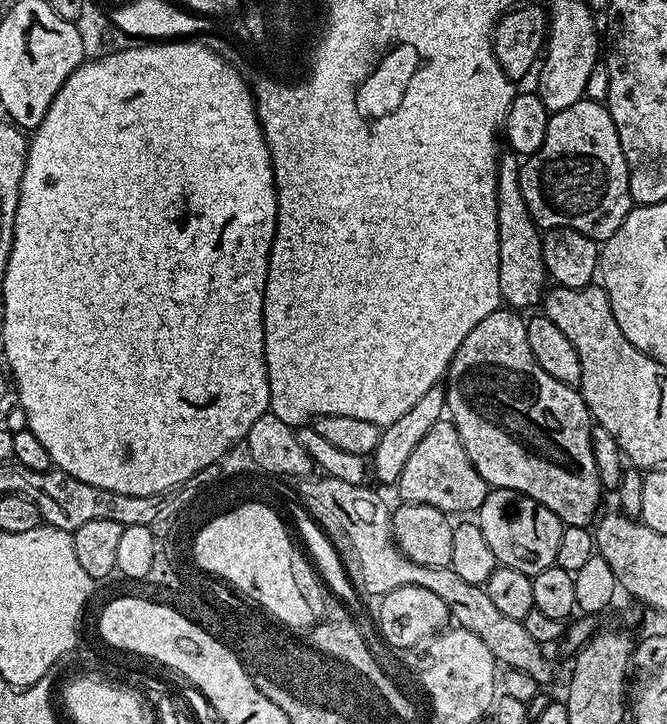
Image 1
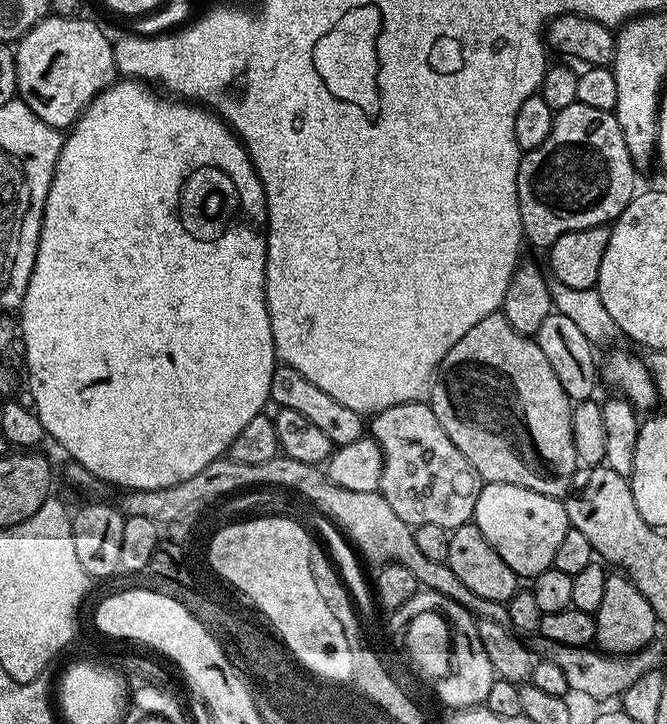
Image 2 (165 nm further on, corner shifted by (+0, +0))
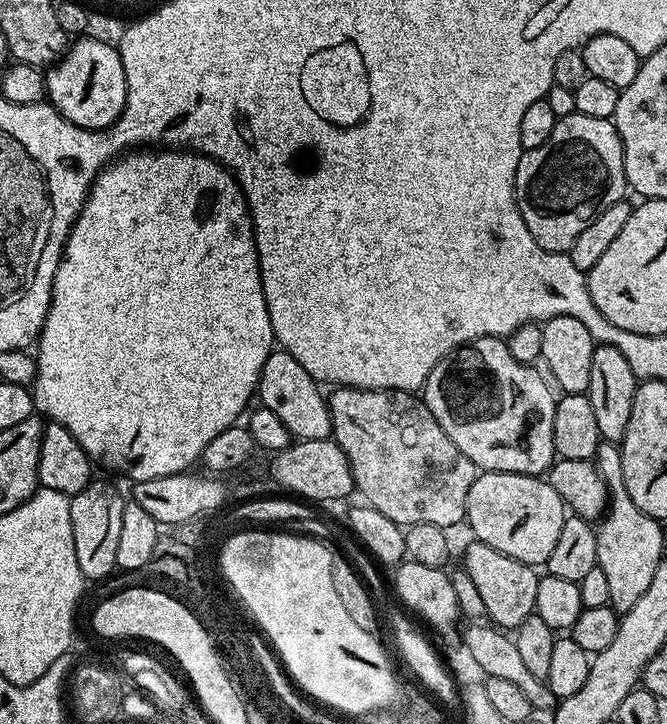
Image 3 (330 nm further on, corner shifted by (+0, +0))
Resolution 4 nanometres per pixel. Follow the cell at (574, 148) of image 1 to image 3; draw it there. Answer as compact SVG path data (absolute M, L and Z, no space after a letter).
M581 112L559 117L550 138L542 146L521 151L516 171L516 205L538 246L547 252L567 253L574 246L574 238L614 202L625 199L628 183L624 177L624 155L618 130L611 120L590 118Z

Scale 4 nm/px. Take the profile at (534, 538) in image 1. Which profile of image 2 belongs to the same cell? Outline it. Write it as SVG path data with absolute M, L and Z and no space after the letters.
M485 483L478 494L474 522L478 526L478 530L482 530L486 542L490 542L490 546L494 546L494 550L498 550L502 562L506 562L506 566L510 566L510 570L514 570L517 577L520 578L524 578L524 576L535 578L538 574L545 572L547 568L552 567L554 553L558 551L558 545L562 543L562 538L566 538L570 527L563 499L538 494L534 490L513 484Z

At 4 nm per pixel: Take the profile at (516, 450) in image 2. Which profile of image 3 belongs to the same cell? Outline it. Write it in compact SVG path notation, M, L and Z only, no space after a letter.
M480 336L467 344L461 344L455 352L448 353L443 360L439 360L436 363L434 370L430 370L430 374L424 383L422 399L425 406L430 410L430 414L434 414L438 426L442 426L442 430L446 430L446 438L450 438L450 442L454 442L454 446L458 446L458 450L462 450L462 454L466 454L466 458L470 458L470 462L474 462L477 469L485 472L513 472L523 476L543 477L557 459L556 447L554 446L554 414L556 413L557 397L555 395L552 396L553 389L550 387L549 381L547 379L544 381L535 372L536 370L533 365L523 364L513 358L507 343L501 337Z

